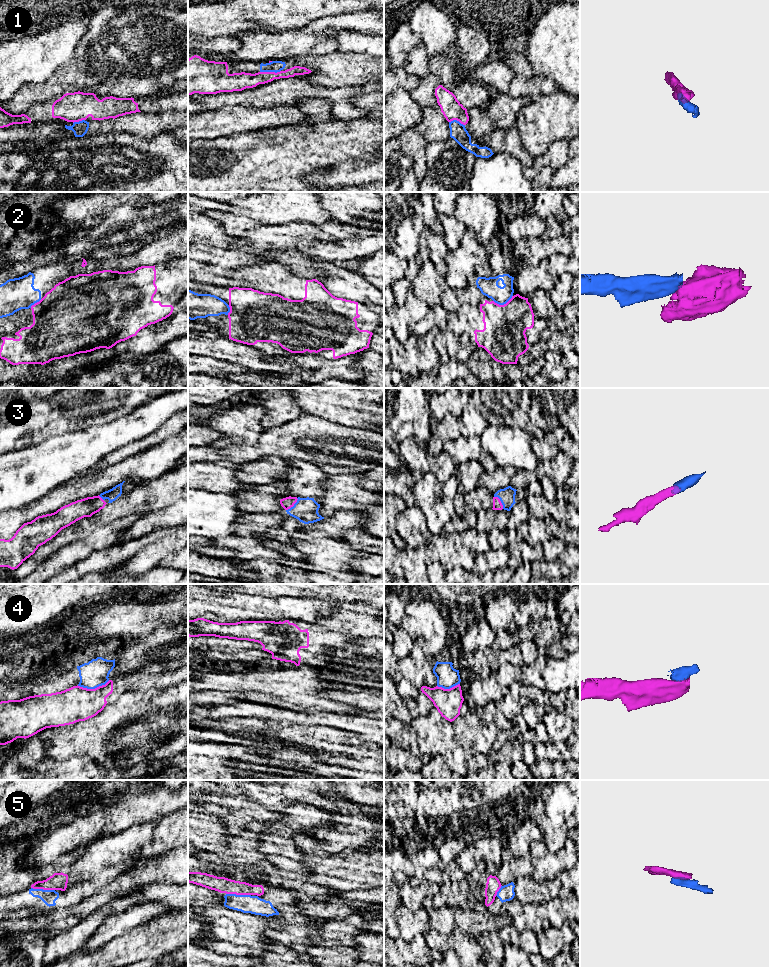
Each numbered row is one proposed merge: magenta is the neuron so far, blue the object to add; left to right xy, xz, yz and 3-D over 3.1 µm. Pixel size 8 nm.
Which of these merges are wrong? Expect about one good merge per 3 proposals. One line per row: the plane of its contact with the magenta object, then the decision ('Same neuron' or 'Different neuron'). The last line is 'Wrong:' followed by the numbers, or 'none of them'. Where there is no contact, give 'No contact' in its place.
1: Touches magenta in xz. Different neuron
2: Touches magenta in yz. Different neuron
3: Touches magenta in xz. Same neuron
4: Touches magenta in xy. Different neuron
5: Touches magenta in xz. Different neuron
Wrong: 1, 2, 4, 5

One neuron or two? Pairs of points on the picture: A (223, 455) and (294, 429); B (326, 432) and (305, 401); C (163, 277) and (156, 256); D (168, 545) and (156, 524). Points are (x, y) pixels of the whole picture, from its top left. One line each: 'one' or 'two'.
A: one
B: two
C: two
D: two

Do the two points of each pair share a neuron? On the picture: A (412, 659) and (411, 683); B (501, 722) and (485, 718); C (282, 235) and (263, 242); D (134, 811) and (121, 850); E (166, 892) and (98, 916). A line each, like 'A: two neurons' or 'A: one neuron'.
A: one neuron
B: one neuron
C: one neuron
D: two neurons
E: one neuron

